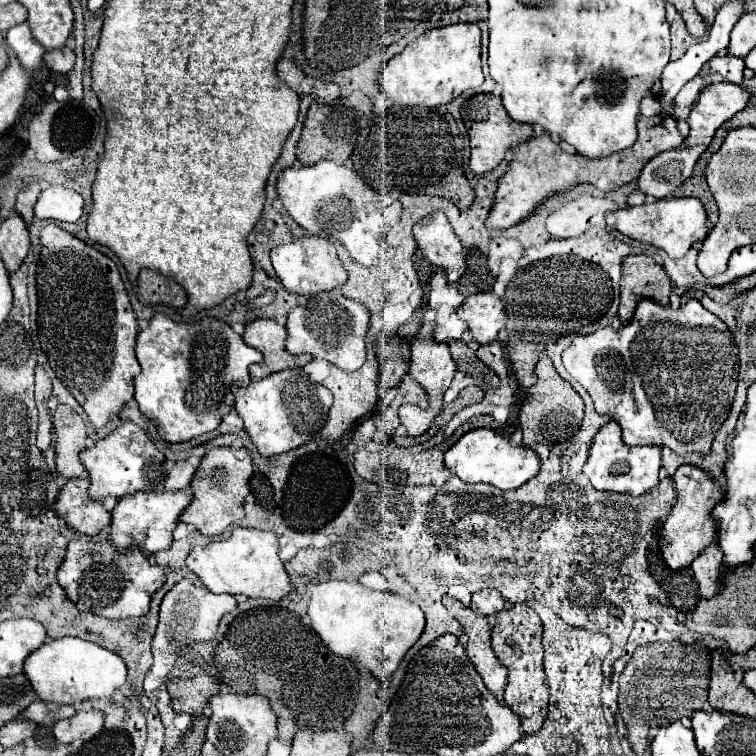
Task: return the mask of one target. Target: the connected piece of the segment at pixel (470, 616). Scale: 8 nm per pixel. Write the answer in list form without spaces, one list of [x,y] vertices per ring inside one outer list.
[[[445,596],[443,598],[445,608],[449,614],[459,620],[463,626],[463,632],[469,636],[467,642],[467,656],[473,662],[475,670],[481,674],[485,686],[491,694],[501,694],[507,686],[507,668],[497,660],[493,648],[491,648],[491,630],[487,624],[487,618],[481,618],[455,598]]]

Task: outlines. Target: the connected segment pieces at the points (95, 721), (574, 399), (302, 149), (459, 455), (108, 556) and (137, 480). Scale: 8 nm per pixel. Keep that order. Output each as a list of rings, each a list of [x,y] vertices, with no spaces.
[[[89,710],[89,712],[77,712],[73,718],[59,720],[59,742],[71,744],[75,740],[91,740],[97,736],[103,728],[105,714],[101,710]]]
[[[537,362],[535,374],[537,374],[537,382],[533,388],[529,388],[519,418],[521,426],[533,426],[523,432],[523,442],[525,446],[533,446],[537,442],[555,444],[565,436],[571,436],[569,432],[573,432],[573,422],[583,420],[583,400],[573,390],[573,386],[555,372],[551,362]]]
[[[313,102],[309,106],[309,112],[307,112],[307,120],[305,120],[305,126],[303,126],[301,140],[297,144],[297,160],[303,166],[311,166],[311,164],[319,162],[319,160],[325,160],[325,158],[333,160],[337,164],[343,164],[351,156],[357,134],[359,134],[359,126],[357,126],[355,118],[357,116],[351,108],[327,106],[327,104]]]
[[[477,428],[461,436],[457,444],[453,444],[445,452],[445,466],[453,474],[457,474],[463,482],[469,482],[469,484],[483,482],[501,490],[519,488],[539,472],[539,460],[533,454],[533,450],[527,450],[525,446],[515,448],[509,444],[509,440],[505,440],[503,436],[495,434],[489,428]]]
[[[71,540],[65,560],[57,570],[57,580],[77,610],[105,618],[131,618],[149,612],[149,602],[163,586],[165,574],[159,566],[149,566],[147,556],[139,548],[129,548],[127,554],[117,554],[111,542]]]
[[[123,422],[107,438],[87,448],[81,454],[81,462],[89,472],[89,498],[97,502],[103,502],[109,496],[125,498],[135,492],[151,492],[165,480],[165,456],[133,422]]]

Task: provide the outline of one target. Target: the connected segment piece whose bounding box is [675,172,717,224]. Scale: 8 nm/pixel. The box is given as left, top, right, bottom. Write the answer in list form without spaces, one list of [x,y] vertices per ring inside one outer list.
[[[697,172],[695,176],[691,176],[687,182],[683,182],[681,188],[677,188],[677,194],[675,196],[695,196],[697,200],[703,202],[705,210],[707,210],[707,216],[709,220],[715,224],[717,222],[717,206],[715,206],[715,200],[707,188],[707,182],[705,182],[705,176],[701,176],[703,172]]]

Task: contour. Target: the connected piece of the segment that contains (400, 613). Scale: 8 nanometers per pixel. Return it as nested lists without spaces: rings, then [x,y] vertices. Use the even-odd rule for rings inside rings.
[[[327,580],[309,586],[309,618],[311,628],[325,642],[331,654],[363,664],[383,686],[391,684],[393,672],[403,656],[421,638],[425,614],[413,602],[391,592],[375,592],[353,580]]]

